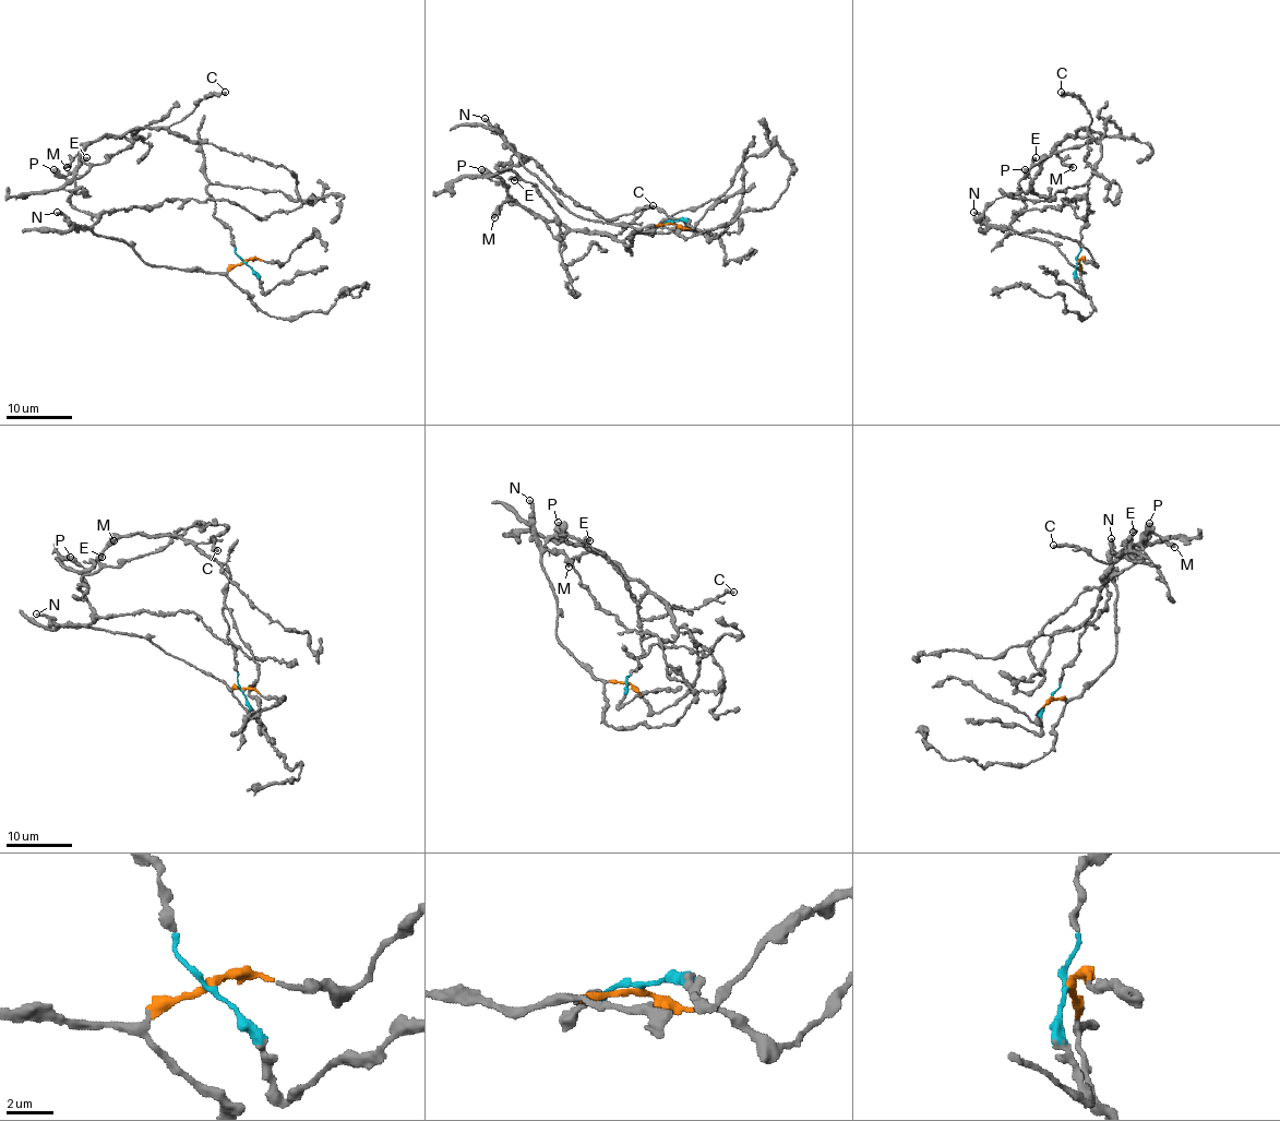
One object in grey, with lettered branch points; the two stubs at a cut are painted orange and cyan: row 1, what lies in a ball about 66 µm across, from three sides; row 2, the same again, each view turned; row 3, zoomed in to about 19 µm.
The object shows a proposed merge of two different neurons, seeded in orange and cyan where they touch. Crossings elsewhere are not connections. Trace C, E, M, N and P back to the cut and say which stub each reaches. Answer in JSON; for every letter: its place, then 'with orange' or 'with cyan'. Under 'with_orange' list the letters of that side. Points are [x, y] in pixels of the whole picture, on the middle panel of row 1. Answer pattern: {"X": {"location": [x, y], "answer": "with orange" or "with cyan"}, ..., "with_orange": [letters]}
{"C": {"location": [653, 205], "answer": "with cyan"}, "E": {"location": [514, 180], "answer": "with orange"}, "M": {"location": [494, 217], "answer": "with cyan"}, "N": {"location": [485, 118], "answer": "with orange"}, "P": {"location": [481, 169], "answer": "with cyan"}, "with_orange": ["E", "N"]}

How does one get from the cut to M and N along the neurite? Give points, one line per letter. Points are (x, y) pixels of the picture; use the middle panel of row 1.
M: (673, 222), (635, 231), (630, 245), (607, 235), (576, 231), (529, 213), (512, 200), (493, 218)
N: (673, 222), (641, 228), (579, 218), (526, 169), (483, 118)

